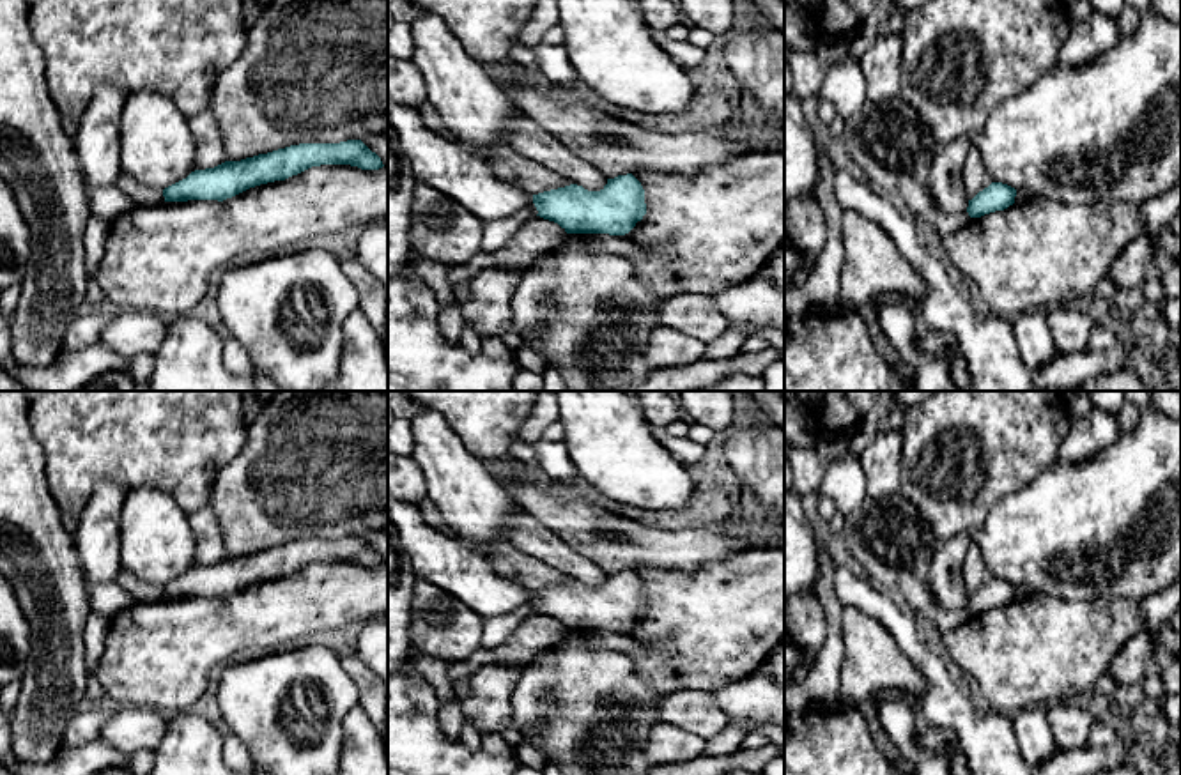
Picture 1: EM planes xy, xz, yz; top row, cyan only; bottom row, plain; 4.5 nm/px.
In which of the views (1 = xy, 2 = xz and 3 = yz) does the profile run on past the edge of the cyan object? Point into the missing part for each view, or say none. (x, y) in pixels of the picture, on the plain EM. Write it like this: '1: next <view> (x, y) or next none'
1: next none
2: next none
3: next none

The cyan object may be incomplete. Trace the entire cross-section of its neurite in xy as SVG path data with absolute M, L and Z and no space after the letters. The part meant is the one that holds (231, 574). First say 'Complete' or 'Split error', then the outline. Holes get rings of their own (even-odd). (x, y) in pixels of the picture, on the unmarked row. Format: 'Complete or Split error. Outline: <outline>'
Complete. Outline: M361 536L340 540L299 540L241 557L225 557L214 564L195 566L163 586L165 598L223 598L250 584L285 577L312 563L351 561L361 566L382 564L381 554Z

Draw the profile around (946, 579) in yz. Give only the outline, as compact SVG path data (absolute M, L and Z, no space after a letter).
M970 533L937 541L930 568L930 589L940 609L963 609L969 603L961 570L972 545Z

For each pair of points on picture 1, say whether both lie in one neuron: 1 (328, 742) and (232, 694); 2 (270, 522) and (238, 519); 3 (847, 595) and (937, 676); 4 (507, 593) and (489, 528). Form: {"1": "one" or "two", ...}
{"1": "one", "2": "one", "3": "one", "4": "two"}

